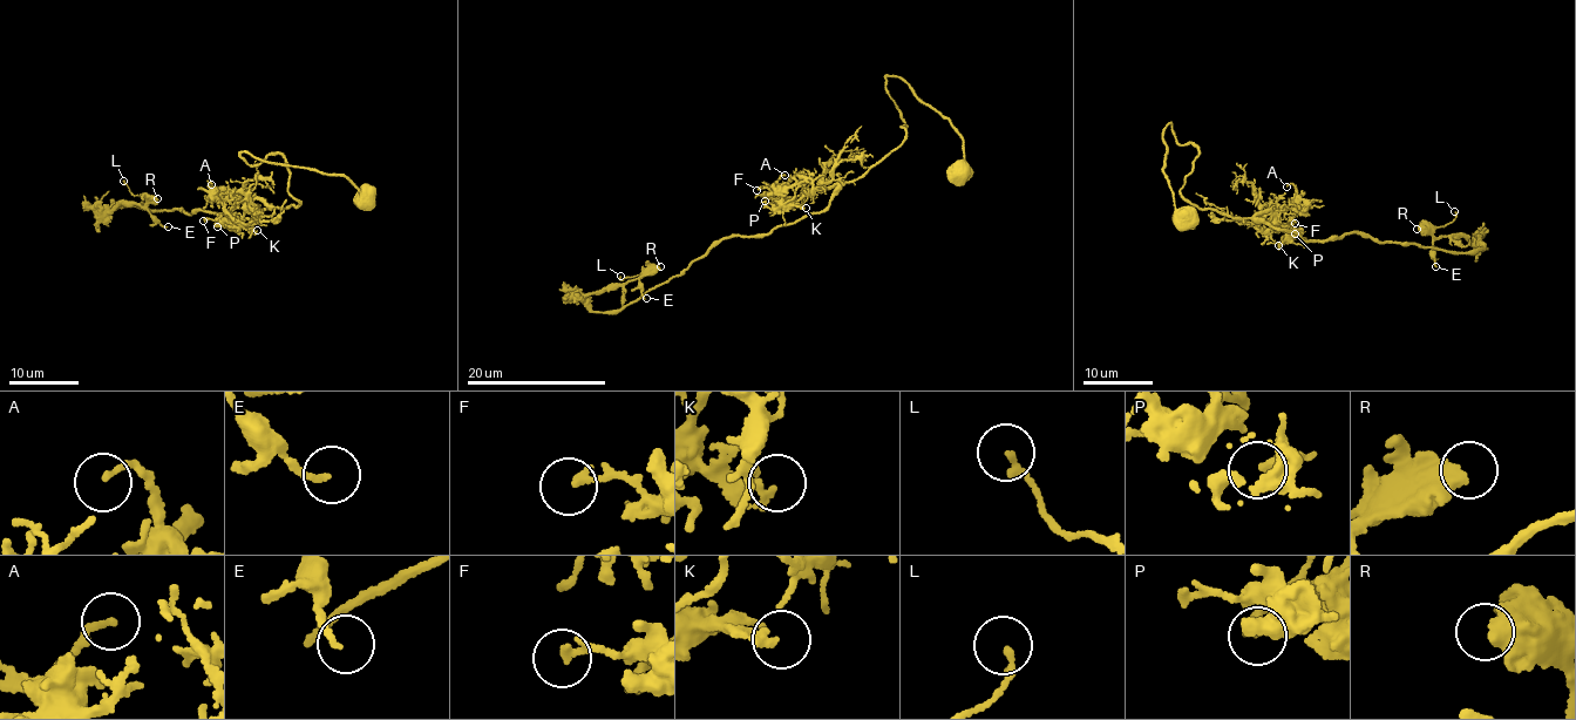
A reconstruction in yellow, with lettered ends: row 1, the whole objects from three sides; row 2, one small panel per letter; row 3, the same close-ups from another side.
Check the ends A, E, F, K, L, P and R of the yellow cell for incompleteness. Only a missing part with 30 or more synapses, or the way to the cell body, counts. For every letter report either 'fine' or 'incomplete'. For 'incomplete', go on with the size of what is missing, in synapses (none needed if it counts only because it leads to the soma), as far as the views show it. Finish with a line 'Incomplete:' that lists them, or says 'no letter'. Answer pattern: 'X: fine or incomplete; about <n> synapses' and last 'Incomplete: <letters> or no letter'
A: fine
E: fine
F: fine
K: fine
L: fine
P: fine
R: fine
Incomplete: no letter

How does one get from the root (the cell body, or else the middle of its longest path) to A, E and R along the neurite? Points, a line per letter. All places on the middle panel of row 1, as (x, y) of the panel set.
A: (962, 169), (965, 150), (948, 119), (889, 75), (903, 141), (843, 183), (788, 197), (778, 182), (785, 175)
E: (962, 169), (889, 75), (903, 141), (822, 210), (584, 298), (646, 298)
R: (962, 169), (948, 119), (889, 75), (903, 141), (822, 210), (724, 237), (618, 310), (584, 298), (660, 266)

